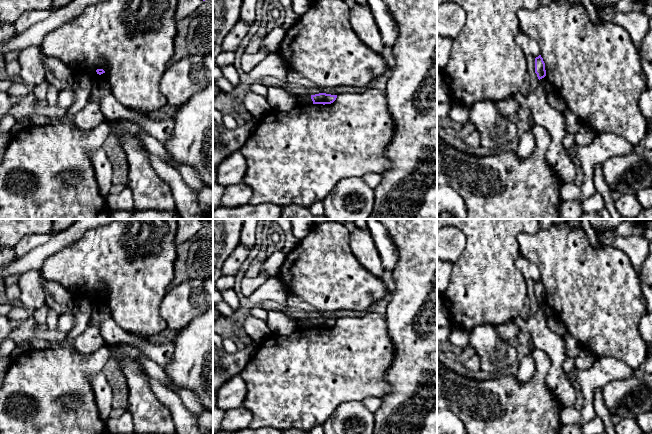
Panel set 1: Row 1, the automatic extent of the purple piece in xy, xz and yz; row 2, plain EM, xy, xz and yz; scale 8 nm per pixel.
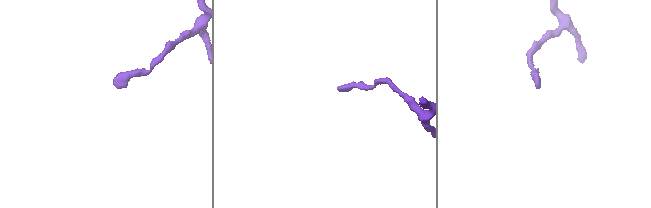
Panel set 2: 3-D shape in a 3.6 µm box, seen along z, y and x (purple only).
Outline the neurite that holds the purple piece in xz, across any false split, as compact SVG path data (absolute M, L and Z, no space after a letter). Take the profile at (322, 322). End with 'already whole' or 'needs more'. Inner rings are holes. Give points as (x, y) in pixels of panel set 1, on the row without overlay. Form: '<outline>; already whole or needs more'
M326 317L311 319L313 328L323 328L323 329L331 328L336 324L336 322L337 322L337 319L331 319Z; already whole

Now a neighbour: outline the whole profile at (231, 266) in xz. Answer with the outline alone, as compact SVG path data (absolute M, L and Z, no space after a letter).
M239 244L223 264L221 276L235 276L249 252L250 250L246 246Z

